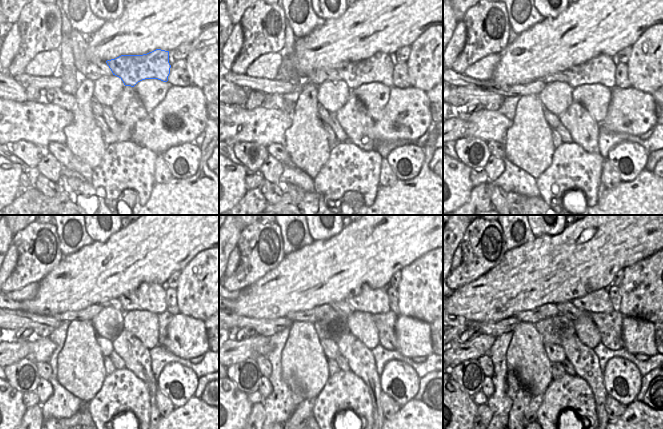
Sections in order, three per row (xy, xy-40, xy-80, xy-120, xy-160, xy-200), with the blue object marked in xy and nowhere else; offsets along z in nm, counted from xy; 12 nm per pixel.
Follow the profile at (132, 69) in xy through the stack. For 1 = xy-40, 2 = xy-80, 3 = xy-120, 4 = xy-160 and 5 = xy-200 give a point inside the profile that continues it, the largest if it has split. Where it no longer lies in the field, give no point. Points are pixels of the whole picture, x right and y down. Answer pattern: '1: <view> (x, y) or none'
1: xy-40 (379, 68)
2: xy-80 (601, 69)
3: xy-120 (151, 297)
4: xy-160 (373, 300)
5: xy-200 (598, 301)

